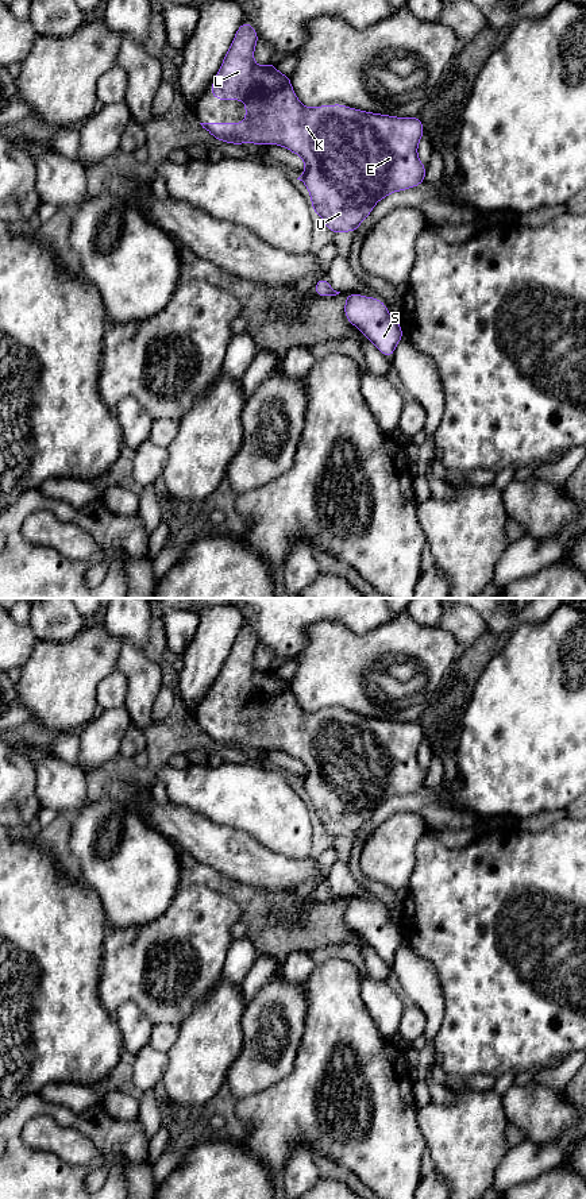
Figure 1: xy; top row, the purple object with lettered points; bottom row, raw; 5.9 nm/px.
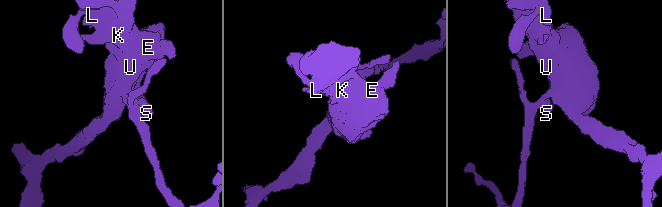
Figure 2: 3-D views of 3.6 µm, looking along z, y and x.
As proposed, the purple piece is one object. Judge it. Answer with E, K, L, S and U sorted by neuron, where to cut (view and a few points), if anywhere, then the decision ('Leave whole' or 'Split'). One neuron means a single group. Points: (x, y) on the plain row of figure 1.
Groups: E K L S U. No split. Leave whole

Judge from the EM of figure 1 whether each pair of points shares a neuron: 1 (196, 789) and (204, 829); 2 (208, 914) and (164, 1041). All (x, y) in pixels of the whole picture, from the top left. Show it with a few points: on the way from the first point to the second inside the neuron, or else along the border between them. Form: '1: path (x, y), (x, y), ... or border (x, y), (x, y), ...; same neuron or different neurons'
1: border (172, 802), (191, 808), (214, 822), (230, 828); different neurons
2: border (154, 1022), (177, 1028); different neurons

